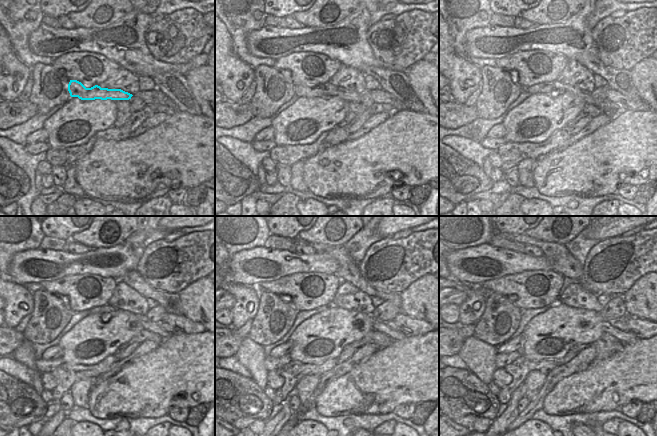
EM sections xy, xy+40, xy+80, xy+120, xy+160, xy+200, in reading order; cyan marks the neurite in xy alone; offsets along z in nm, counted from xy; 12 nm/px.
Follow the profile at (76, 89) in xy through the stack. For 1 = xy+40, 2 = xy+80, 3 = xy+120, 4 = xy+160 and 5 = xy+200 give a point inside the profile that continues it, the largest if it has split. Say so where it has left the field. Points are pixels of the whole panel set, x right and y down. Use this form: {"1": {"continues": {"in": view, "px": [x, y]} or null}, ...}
{"1": {"continues": {"in": "xy+40", "px": [327, 90]}}, "2": {"continues": {"in": "xy+80", "px": [552, 87]}}, "3": {"continues": {"in": "xy+120", "px": [147, 324]}}, "4": {"continues": {"in": "xy+160", "px": [380, 326]}}, "5": {"continues": {"in": "xy+200", "px": [625, 337]}}}

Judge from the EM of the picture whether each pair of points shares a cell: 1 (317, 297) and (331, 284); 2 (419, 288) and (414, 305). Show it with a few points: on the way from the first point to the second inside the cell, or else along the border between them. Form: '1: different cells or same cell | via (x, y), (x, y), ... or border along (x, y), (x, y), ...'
1: same cell | via (320, 294), (328, 287)
2: same cell | via (419, 292), (418, 301)

